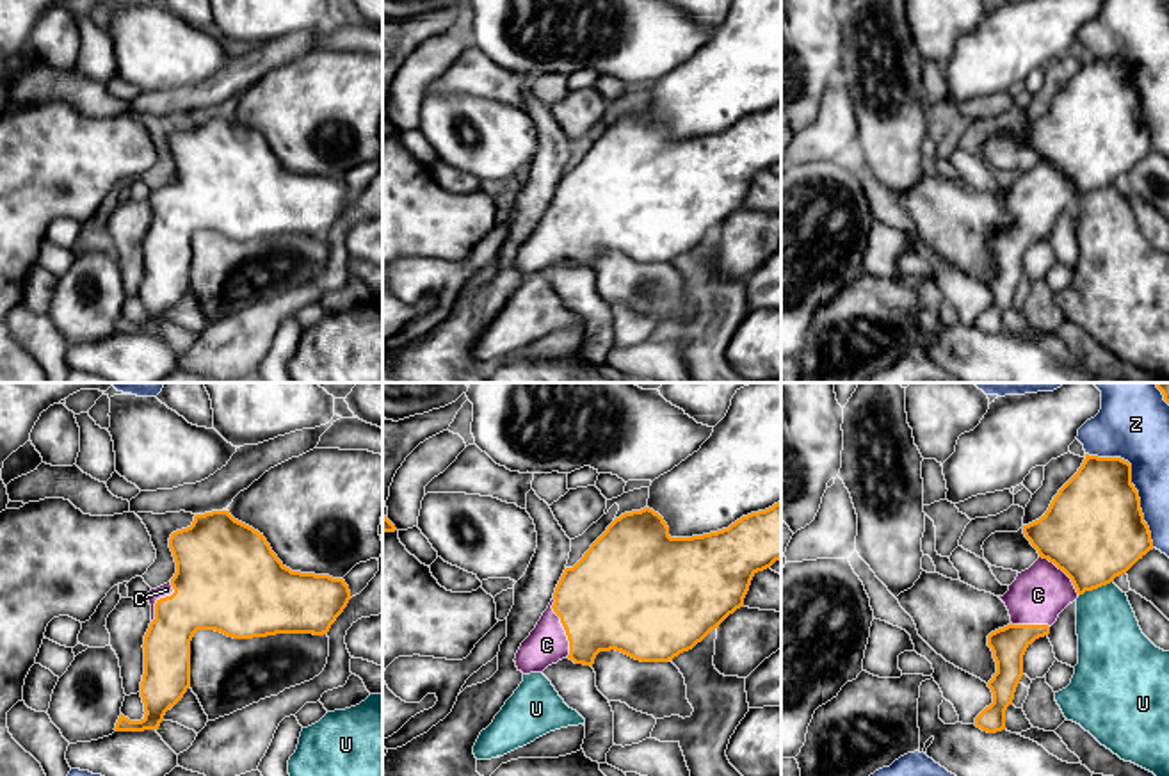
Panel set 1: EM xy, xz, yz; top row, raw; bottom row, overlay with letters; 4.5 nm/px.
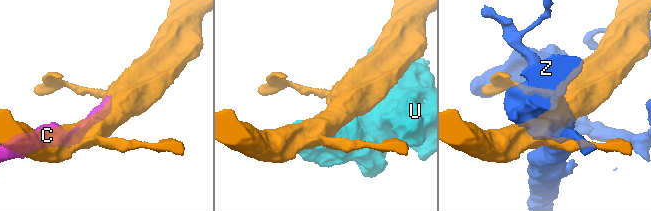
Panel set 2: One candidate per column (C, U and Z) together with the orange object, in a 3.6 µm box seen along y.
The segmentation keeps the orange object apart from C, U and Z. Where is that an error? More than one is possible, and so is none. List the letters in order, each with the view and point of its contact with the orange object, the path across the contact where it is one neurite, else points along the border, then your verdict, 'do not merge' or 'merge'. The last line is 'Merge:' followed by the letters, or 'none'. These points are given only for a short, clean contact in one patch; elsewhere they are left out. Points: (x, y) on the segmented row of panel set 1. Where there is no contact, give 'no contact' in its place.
C: contact xz (564, 629); merge
U: contact yz (1095, 588); do not merge
Z: contact yz (1132, 484); do not merge
Merge: C

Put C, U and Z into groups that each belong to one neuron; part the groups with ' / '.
C / U / Z

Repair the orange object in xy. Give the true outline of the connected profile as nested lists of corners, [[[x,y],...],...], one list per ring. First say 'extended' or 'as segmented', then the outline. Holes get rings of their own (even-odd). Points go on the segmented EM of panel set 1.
extended; [[[230,511],[196,514],[190,527],[171,534],[169,548],[176,573],[148,596],[151,623],[142,644],[141,682],[146,714],[141,721],[130,721],[121,714],[116,732],[158,730],[165,712],[190,687],[190,641],[198,630],[215,630],[233,639],[276,634],[324,635],[351,600],[343,578],[292,571],[278,559],[263,534],[235,520]]]

